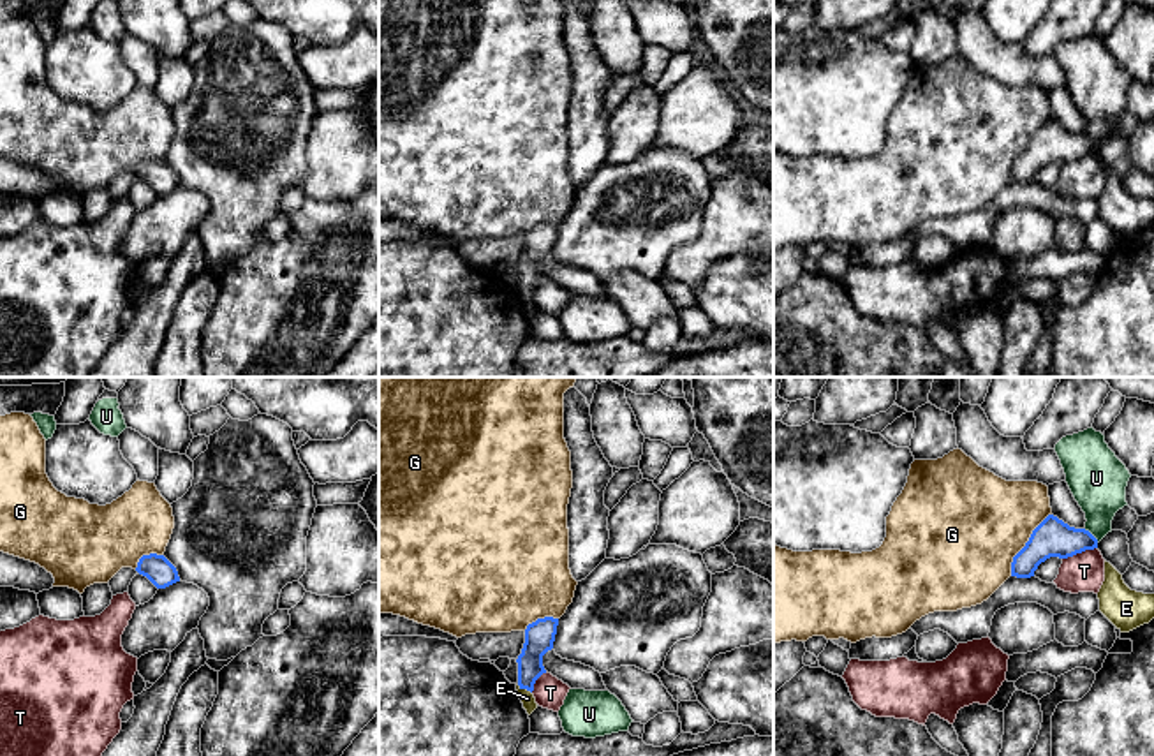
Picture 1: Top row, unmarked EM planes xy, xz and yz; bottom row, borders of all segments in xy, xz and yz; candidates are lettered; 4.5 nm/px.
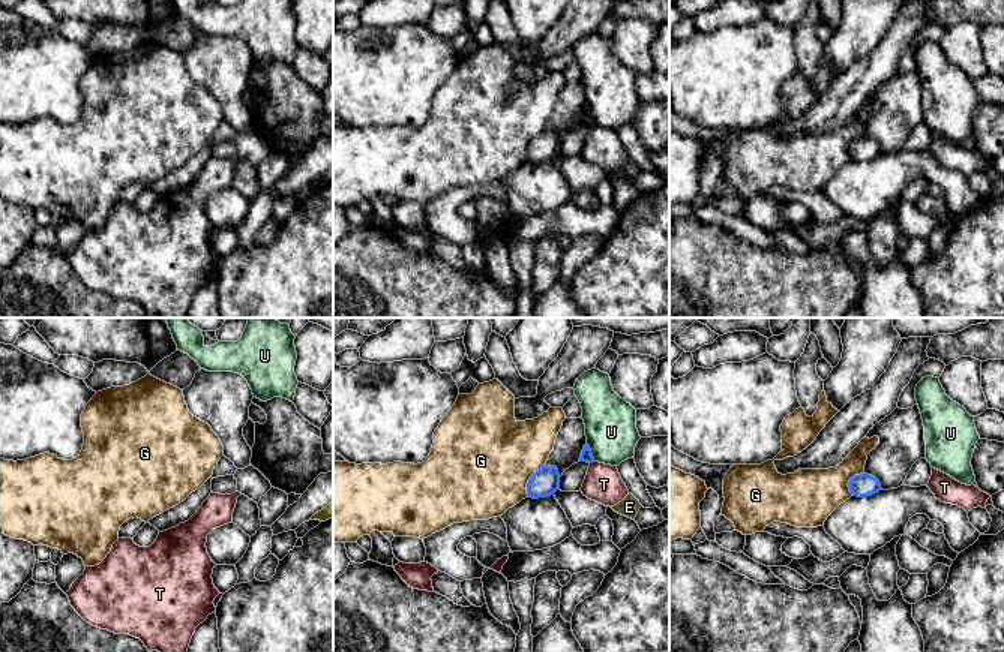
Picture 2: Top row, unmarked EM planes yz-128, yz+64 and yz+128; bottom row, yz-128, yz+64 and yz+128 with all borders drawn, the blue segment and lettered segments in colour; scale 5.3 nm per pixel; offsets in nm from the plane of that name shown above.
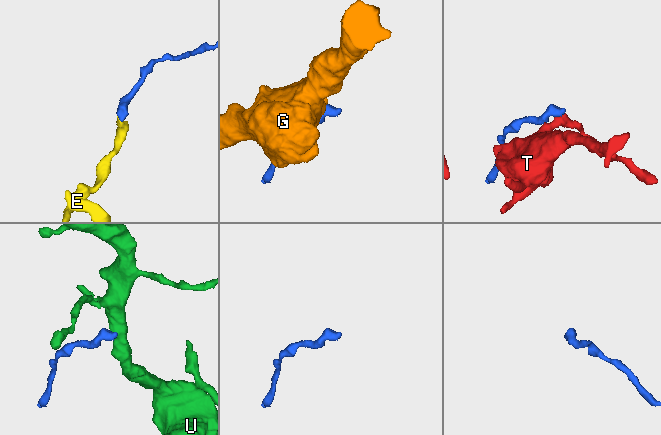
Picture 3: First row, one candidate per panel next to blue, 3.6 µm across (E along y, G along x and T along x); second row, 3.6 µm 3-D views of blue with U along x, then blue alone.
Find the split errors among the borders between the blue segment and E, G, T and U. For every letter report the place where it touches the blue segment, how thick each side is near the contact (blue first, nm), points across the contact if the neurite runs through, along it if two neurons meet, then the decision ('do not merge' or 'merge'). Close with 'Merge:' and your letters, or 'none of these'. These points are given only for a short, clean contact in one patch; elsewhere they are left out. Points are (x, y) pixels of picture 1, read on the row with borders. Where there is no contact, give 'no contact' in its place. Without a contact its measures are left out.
E: xz (524, 688) | 140/70 nm | across xz (540, 637), (524, 688), (527, 698) | merge
G: yz (1026, 545) | 180/460 nm | do not merge
T: yz (1079, 552) | 180/180 nm | along yz (1096, 547), (1063, 559) | do not merge
U: yz (1091, 534) | 180/260 nm | along yz (1084, 529), (1098, 541) | do not merge
Merge: E

